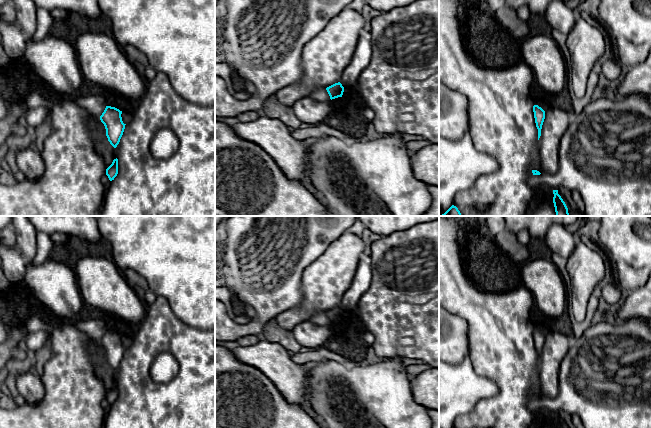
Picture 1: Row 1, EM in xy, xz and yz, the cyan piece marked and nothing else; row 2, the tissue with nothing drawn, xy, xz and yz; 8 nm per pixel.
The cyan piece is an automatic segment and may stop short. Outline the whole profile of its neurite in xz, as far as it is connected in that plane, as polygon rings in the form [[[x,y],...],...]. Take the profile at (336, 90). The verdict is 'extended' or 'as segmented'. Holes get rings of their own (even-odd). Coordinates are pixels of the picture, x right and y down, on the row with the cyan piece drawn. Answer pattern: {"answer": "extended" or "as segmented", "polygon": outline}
{"answer": "as segmented", "polygon": [[[338,82],[327,87],[326,90],[330,96],[330,99],[332,100],[338,97],[342,97],[344,92],[344,87],[342,86],[340,82]]]}

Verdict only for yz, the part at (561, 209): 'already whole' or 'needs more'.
already whole

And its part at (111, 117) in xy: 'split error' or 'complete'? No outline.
complete

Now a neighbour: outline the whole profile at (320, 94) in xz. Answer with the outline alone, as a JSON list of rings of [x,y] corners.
[[[316,88],[310,94],[309,97],[312,97],[318,101],[327,101],[330,100],[330,96],[326,88]]]

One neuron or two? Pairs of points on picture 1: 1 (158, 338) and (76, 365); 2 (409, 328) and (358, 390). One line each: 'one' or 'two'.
1: two
2: two

